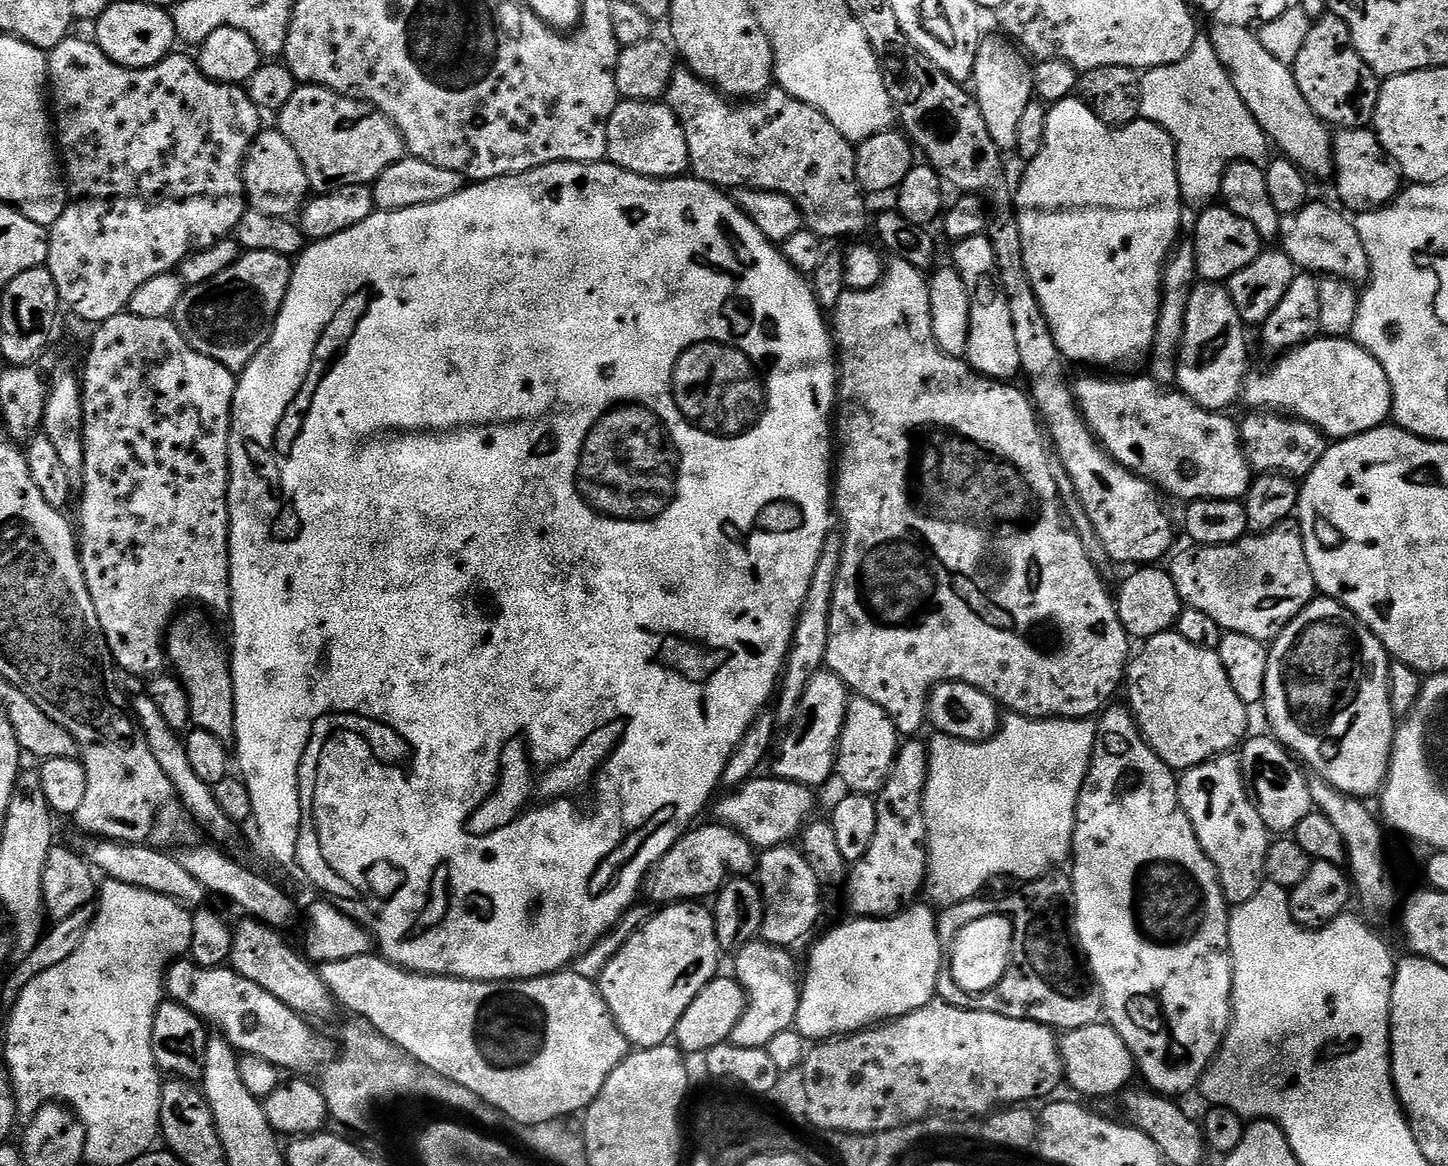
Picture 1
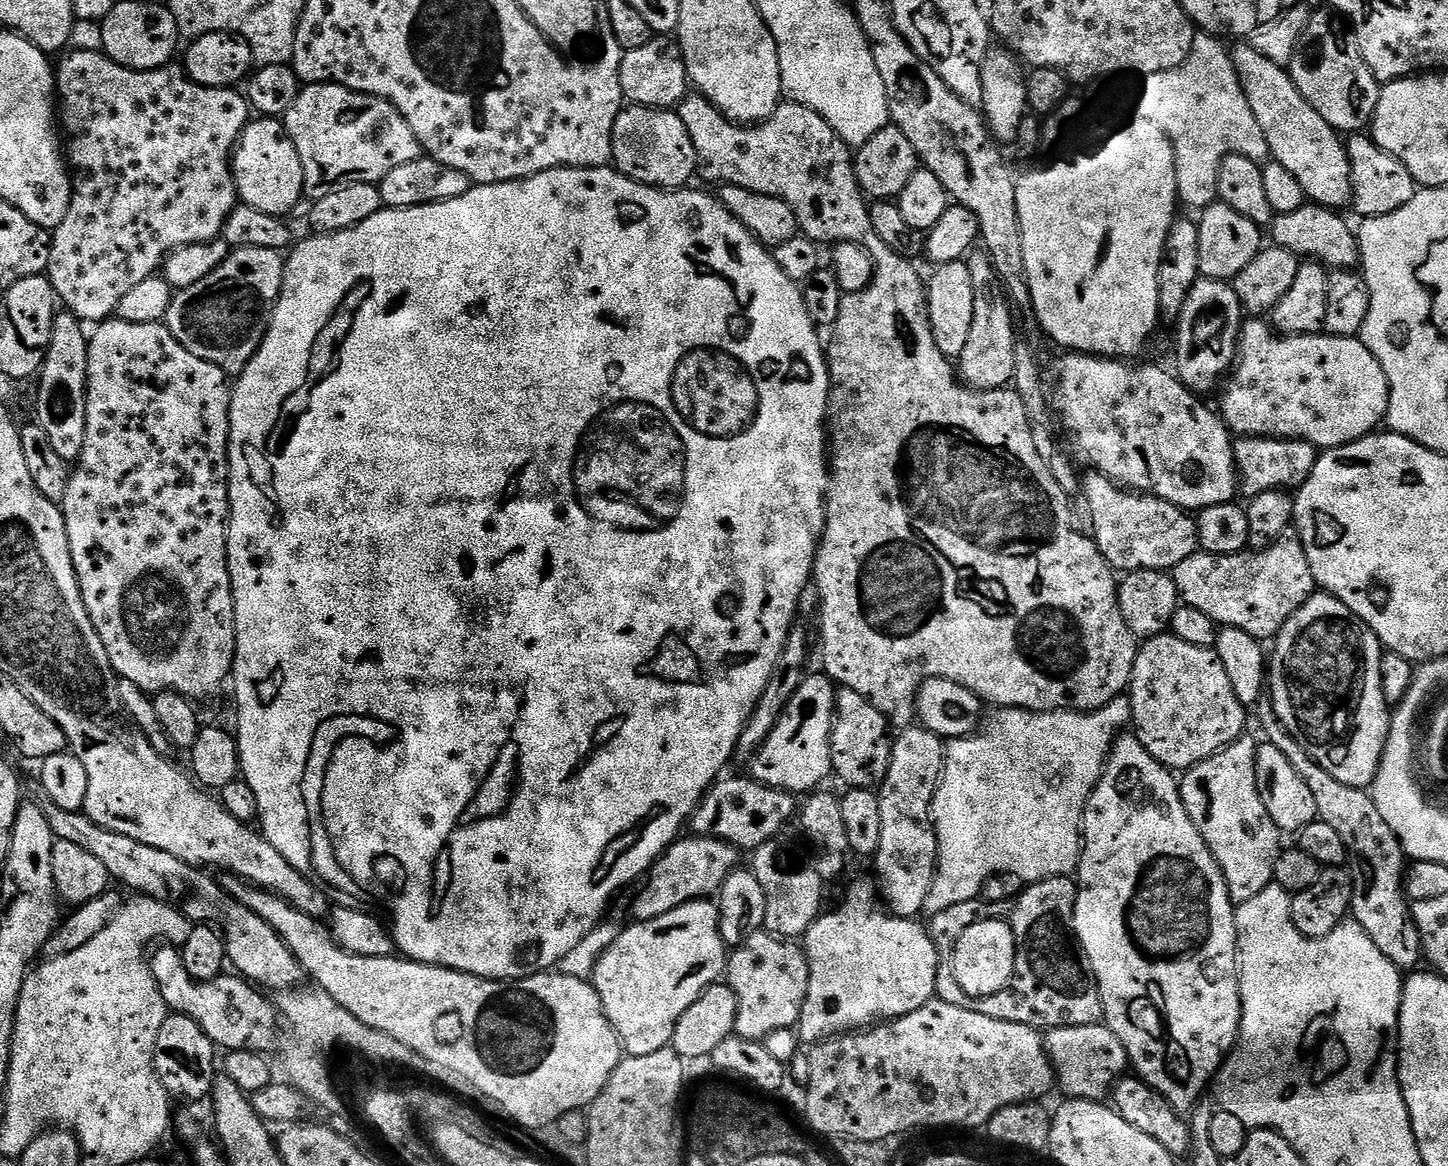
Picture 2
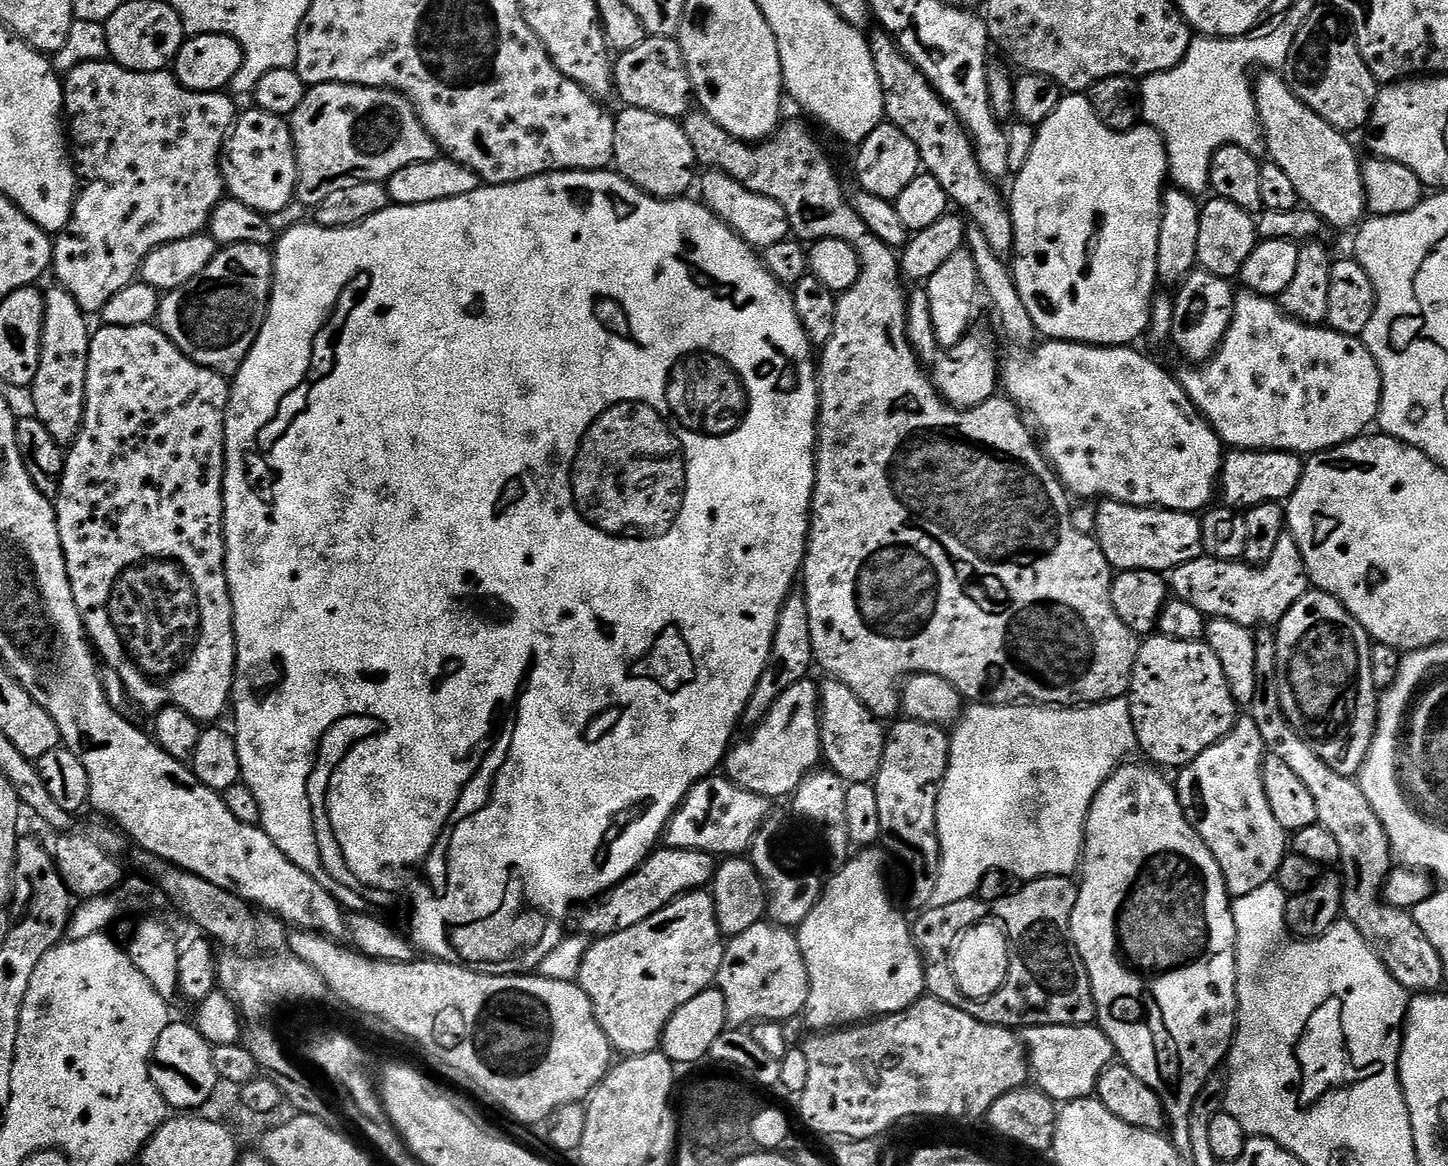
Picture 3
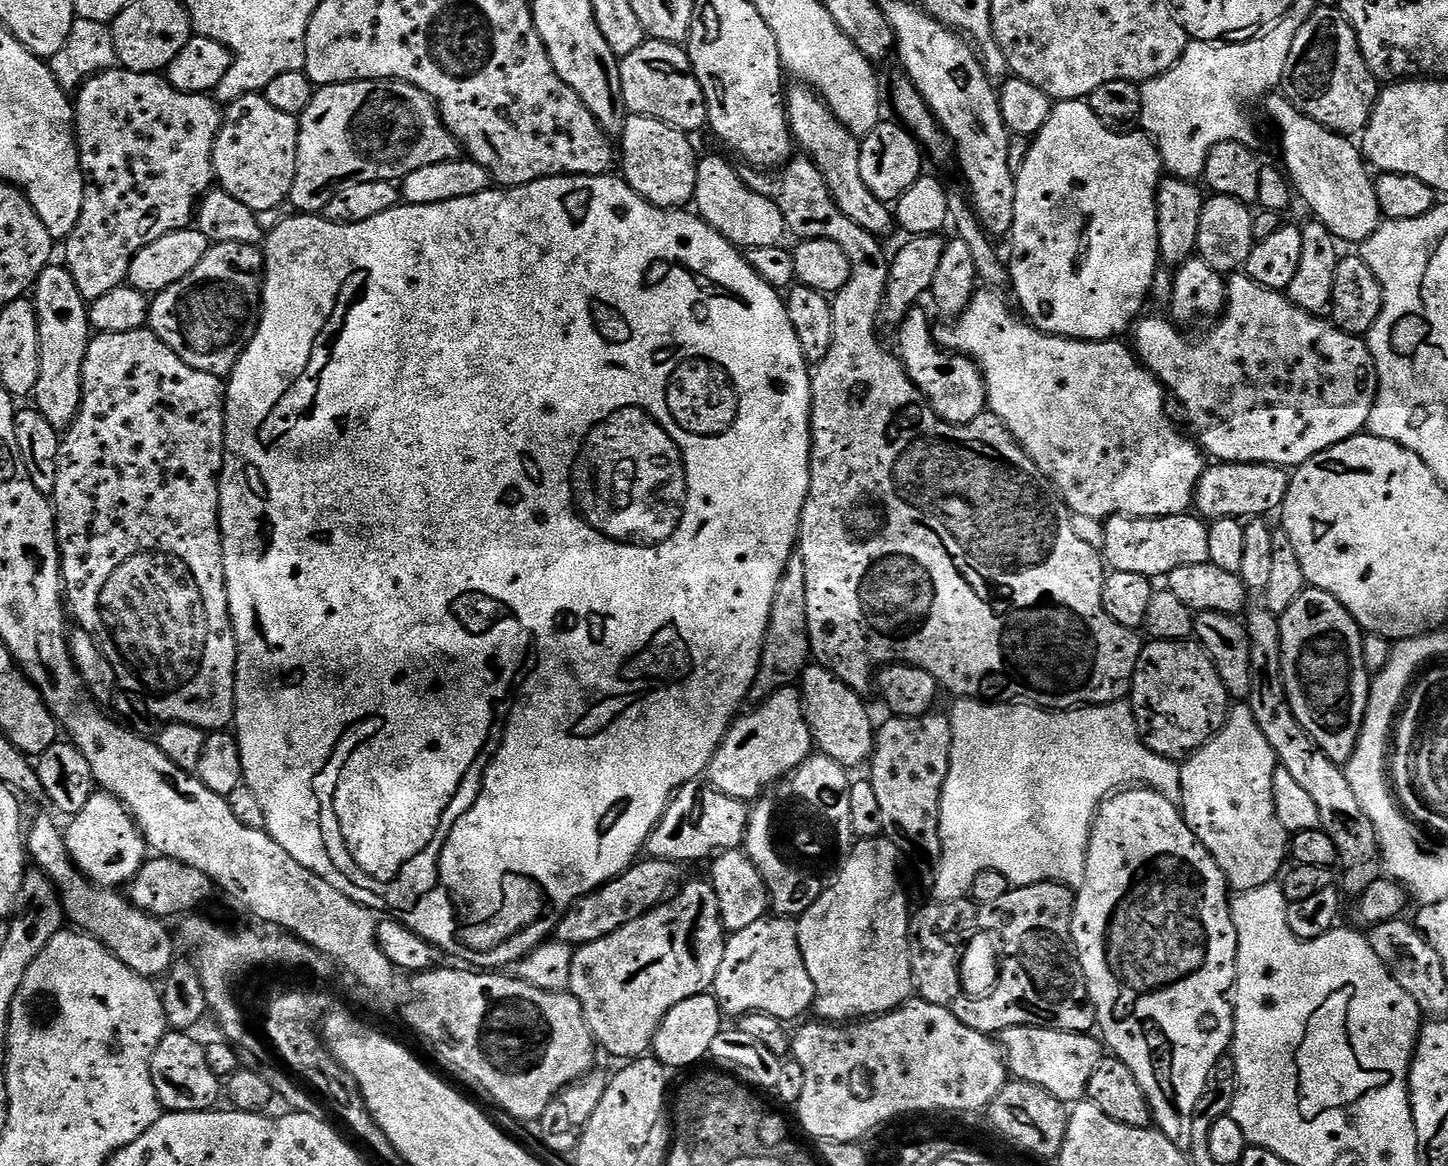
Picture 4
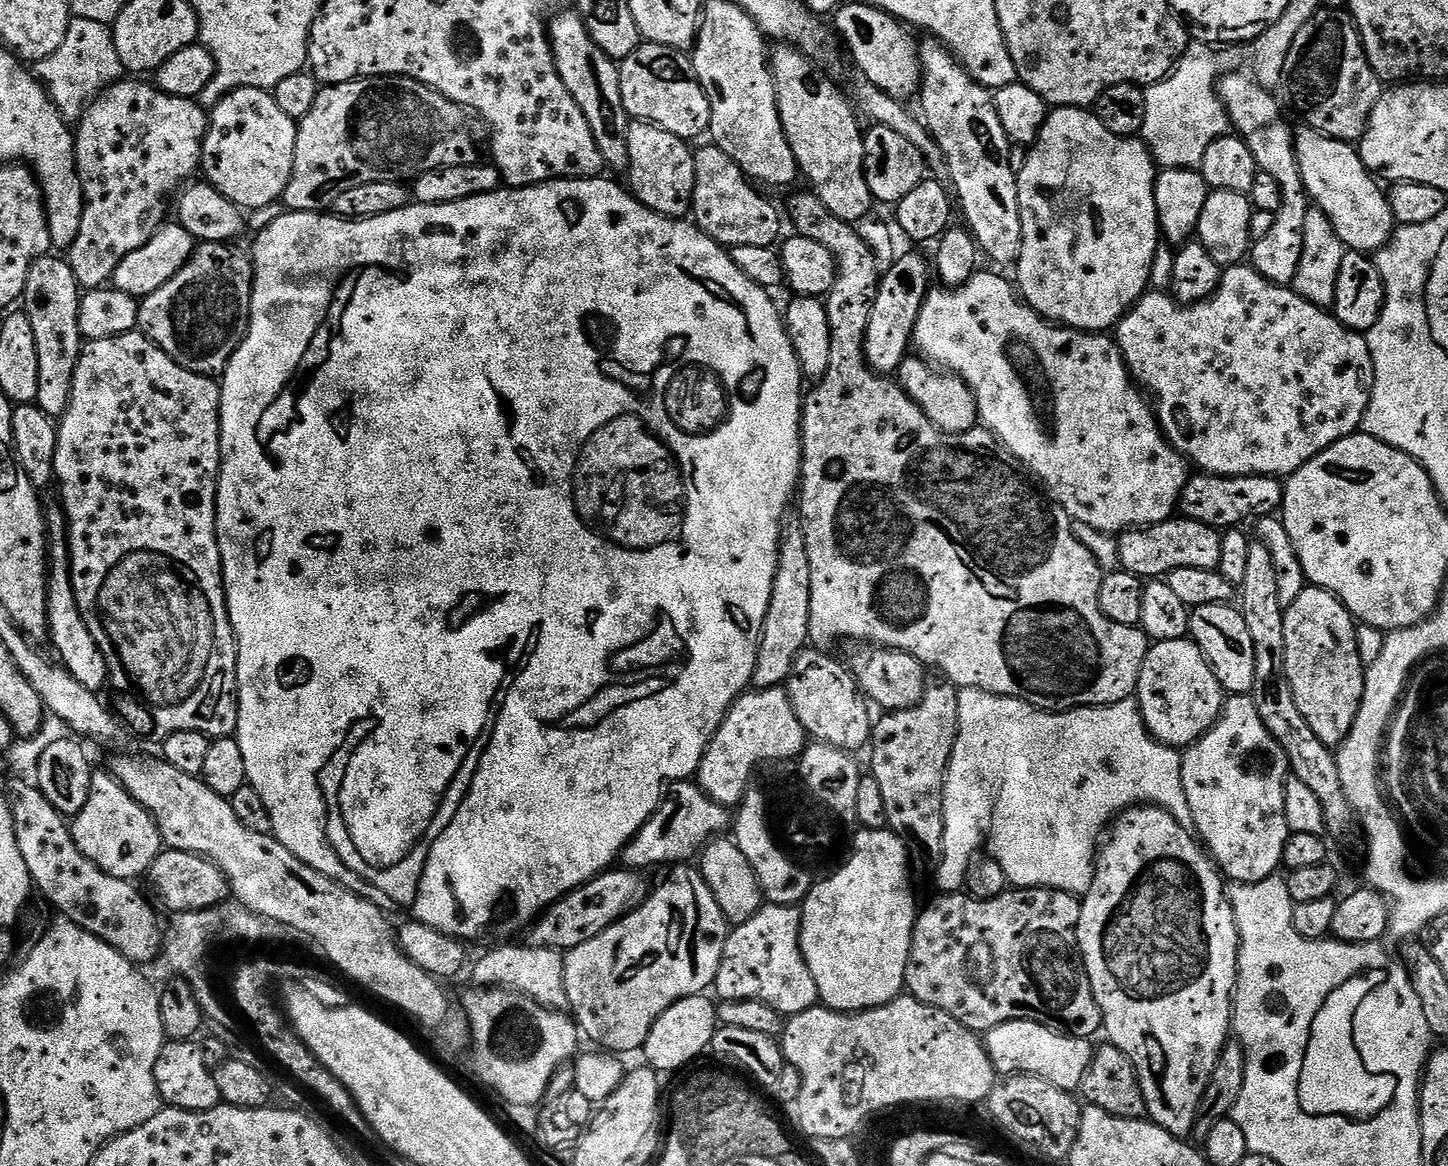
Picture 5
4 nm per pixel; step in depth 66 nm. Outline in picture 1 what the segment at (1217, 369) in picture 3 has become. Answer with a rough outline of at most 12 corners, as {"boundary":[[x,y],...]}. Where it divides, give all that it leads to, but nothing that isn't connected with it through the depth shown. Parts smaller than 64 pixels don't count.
{"boundary":[[1317,338],[1244,381],[1243,403],[1333,441],[1387,425],[1386,370]]}

